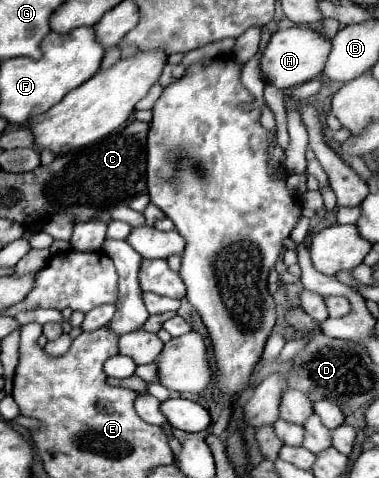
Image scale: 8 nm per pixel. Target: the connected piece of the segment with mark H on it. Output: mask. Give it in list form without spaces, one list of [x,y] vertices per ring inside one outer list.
[[[289,27],[289,29],[277,31],[271,37],[261,59],[261,69],[269,83],[285,91],[305,81],[311,81],[313,77],[319,77],[327,63],[329,51],[331,51],[331,41],[323,33],[313,31],[309,27]]]

